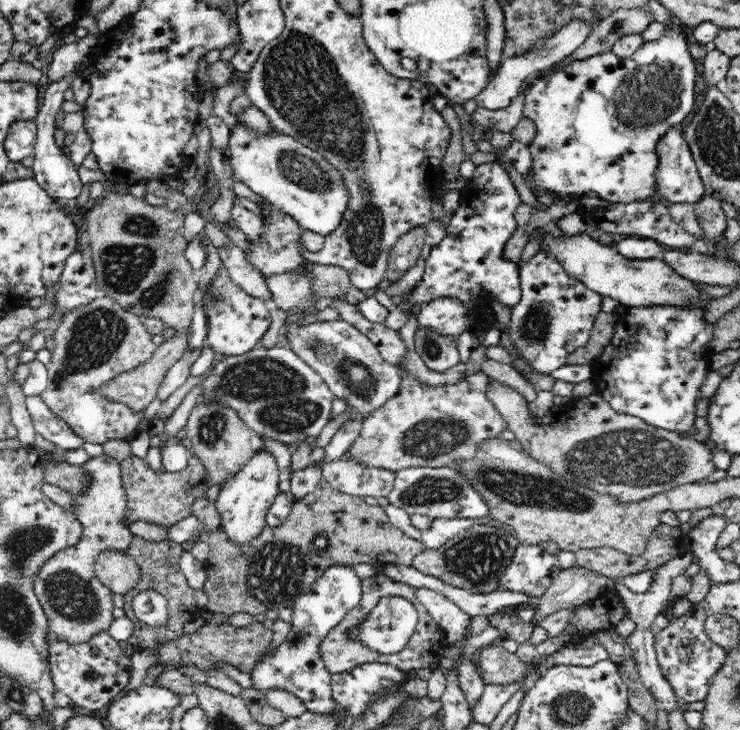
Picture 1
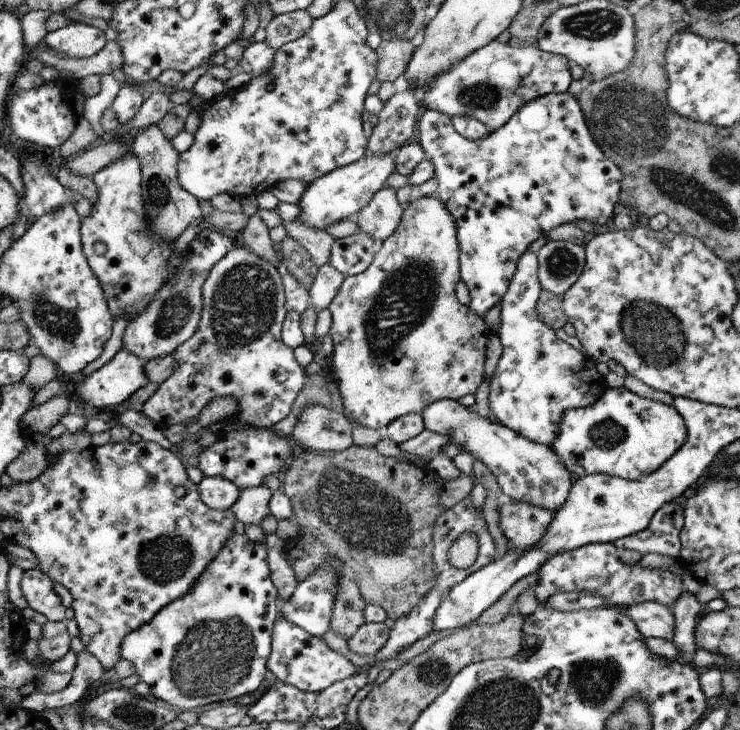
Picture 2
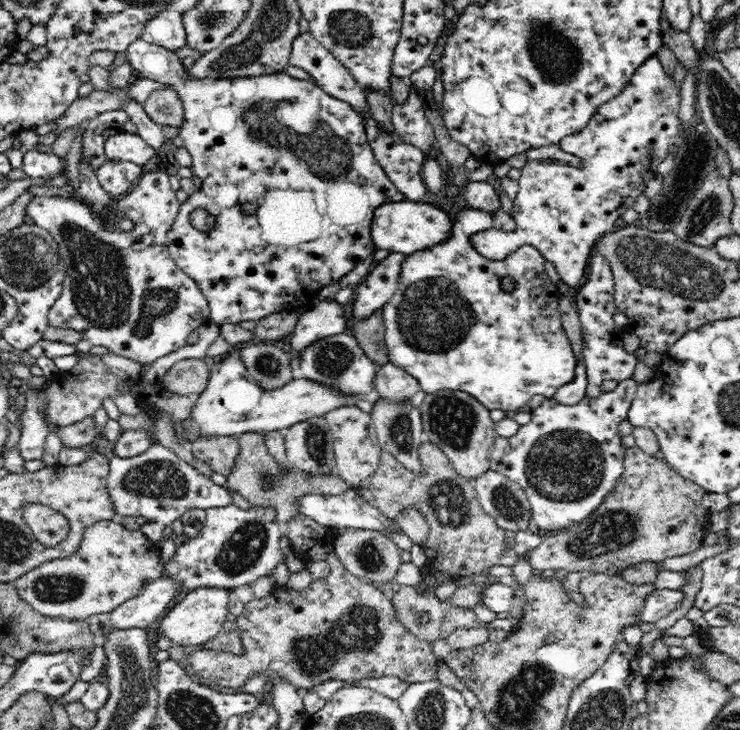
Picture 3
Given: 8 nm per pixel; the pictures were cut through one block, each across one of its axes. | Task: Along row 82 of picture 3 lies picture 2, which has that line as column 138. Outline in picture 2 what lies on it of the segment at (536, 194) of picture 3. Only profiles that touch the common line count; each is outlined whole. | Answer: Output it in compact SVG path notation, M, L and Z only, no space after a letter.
M236 534L220 552L220 558L208 566L208 574L196 582L184 598L164 606L147 625L140 626L124 639L120 655L134 664L136 674L150 686L156 700L178 711L196 710L212 702L230 700L252 694L264 680L266 662L270 662L274 628L278 620L278 593L271 578L268 548L264 541L250 542Z

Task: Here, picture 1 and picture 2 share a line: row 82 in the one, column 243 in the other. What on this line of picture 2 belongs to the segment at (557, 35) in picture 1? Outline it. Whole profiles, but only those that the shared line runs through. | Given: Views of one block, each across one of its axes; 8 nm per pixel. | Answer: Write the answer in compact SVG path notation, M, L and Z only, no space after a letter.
M265 485L242 489L239 501L231 507L236 519L248 524L260 524L271 514L270 501L272 492Z

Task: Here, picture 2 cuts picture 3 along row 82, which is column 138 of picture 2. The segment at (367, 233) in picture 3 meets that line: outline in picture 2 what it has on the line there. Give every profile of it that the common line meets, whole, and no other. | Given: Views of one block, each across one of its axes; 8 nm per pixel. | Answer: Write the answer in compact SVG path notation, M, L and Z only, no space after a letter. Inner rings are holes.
M129 151L120 160L108 164L92 180L98 189L98 200L92 212L84 218L84 255L103 286L112 315L136 317L136 314L146 310L154 294L168 284L168 278L176 274L174 270L185 262L185 253L172 256L175 244L164 242L148 230L142 202L143 167L134 152ZM97 242L106 245L104 254L97 254L94 250Z

